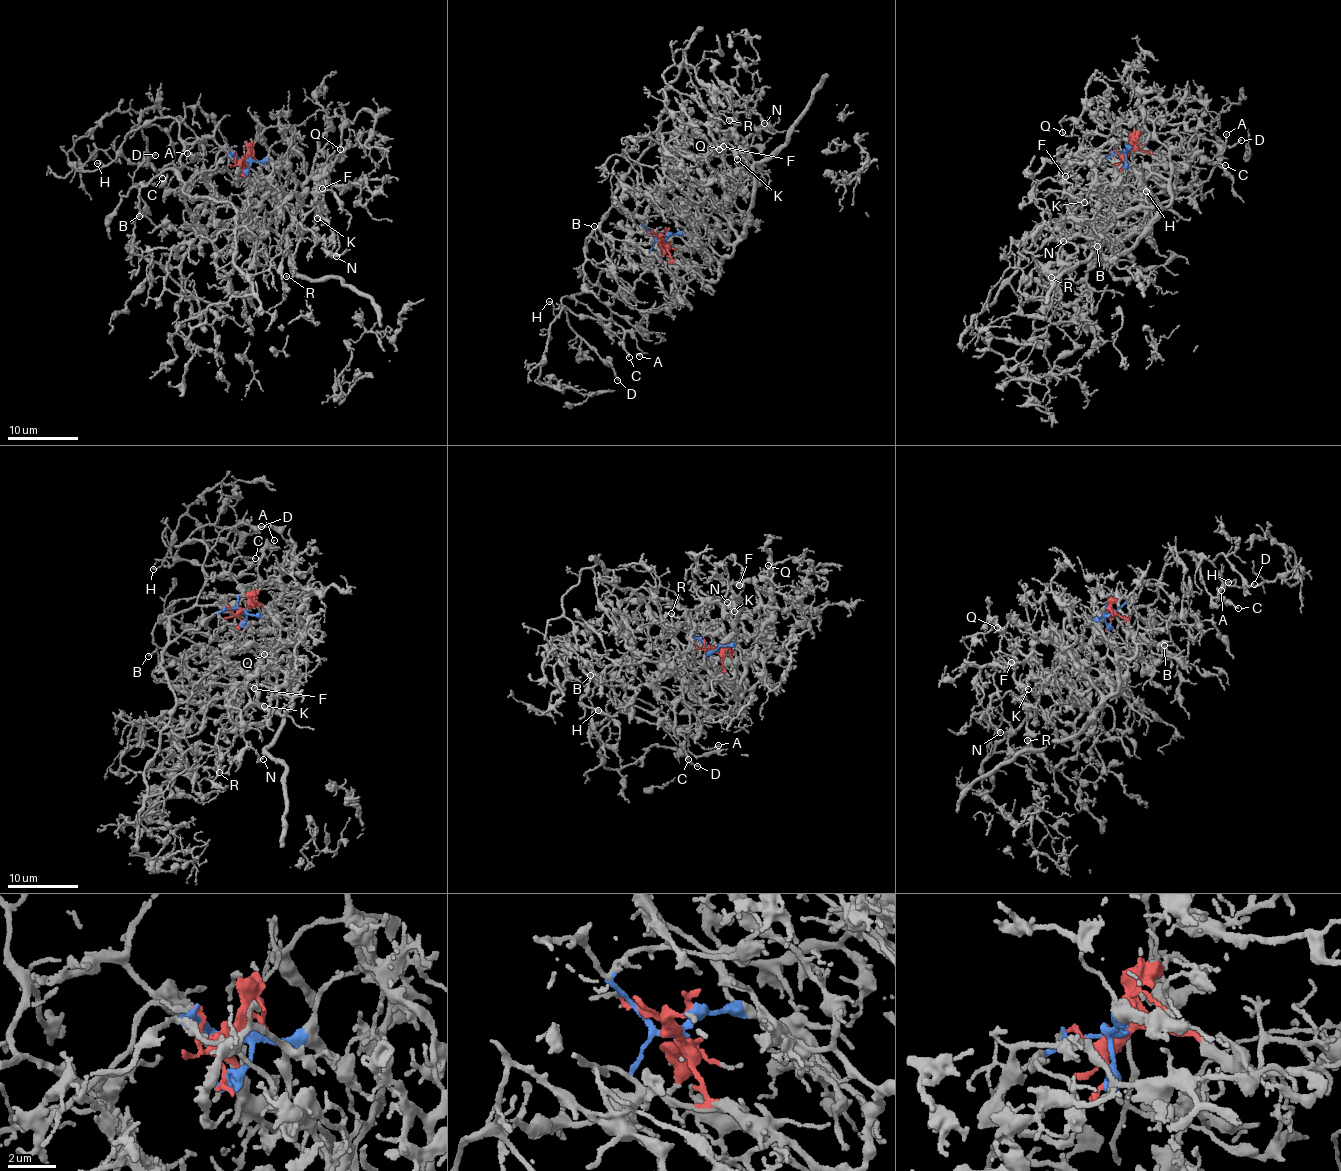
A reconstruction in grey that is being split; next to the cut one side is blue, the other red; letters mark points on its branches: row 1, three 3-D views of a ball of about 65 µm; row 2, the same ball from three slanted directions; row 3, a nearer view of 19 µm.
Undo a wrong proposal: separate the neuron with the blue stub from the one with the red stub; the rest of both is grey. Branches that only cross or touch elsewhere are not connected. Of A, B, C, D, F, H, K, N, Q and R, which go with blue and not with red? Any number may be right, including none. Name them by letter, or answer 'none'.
A, B, C, D, H

